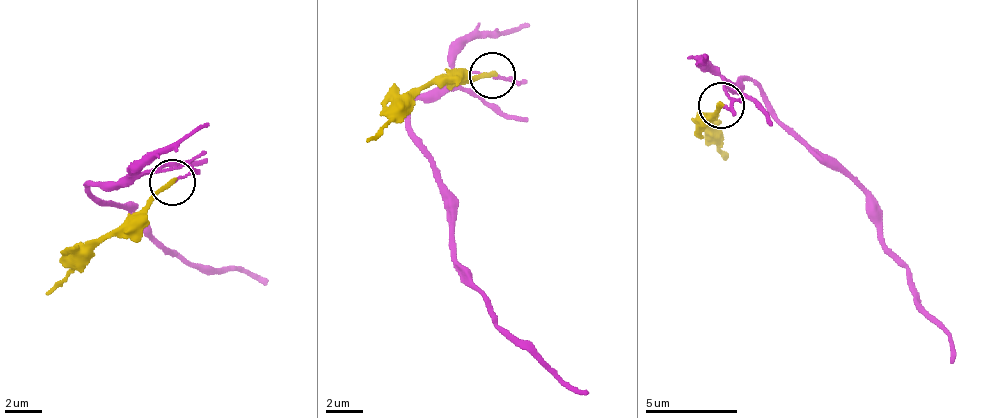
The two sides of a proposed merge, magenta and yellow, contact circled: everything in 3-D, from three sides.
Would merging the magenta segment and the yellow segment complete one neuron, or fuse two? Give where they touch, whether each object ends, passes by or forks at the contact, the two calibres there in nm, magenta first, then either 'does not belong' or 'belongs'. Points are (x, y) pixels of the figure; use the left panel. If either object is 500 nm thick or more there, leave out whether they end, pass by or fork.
at (172, 182); magenta ends there; yellow ends there; 130 nm thick on the magenta side, 240 nm on the other; does not belong

